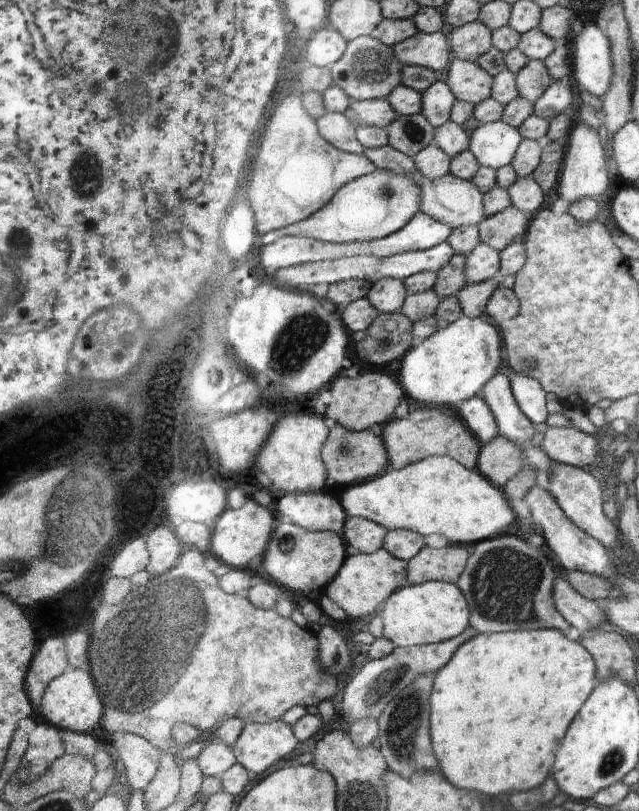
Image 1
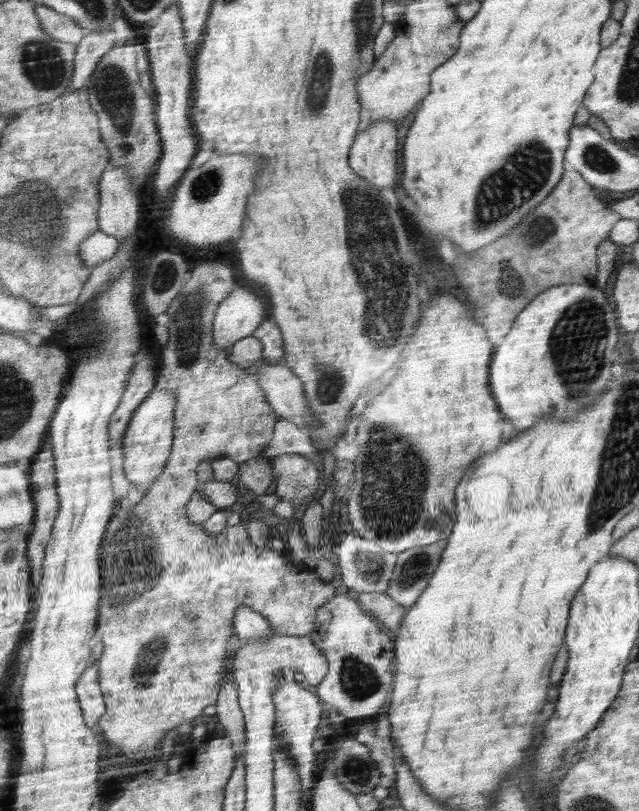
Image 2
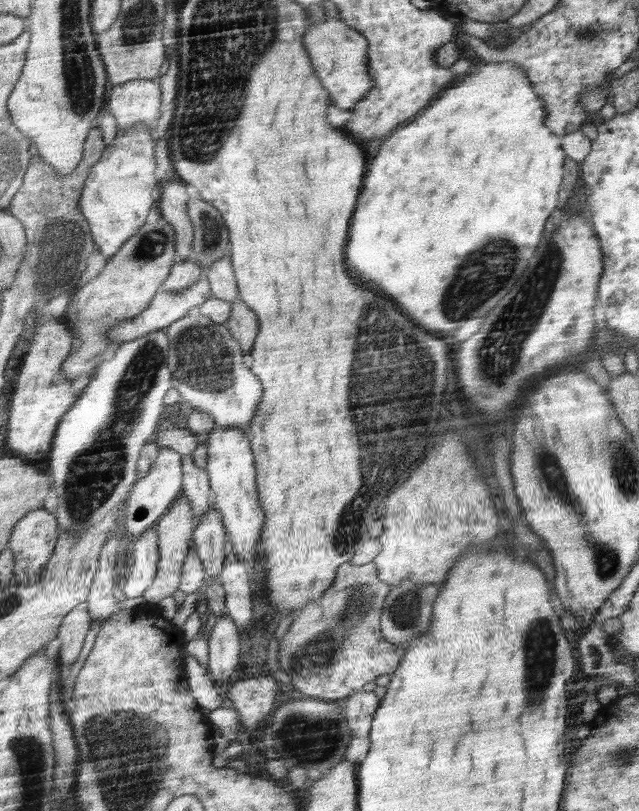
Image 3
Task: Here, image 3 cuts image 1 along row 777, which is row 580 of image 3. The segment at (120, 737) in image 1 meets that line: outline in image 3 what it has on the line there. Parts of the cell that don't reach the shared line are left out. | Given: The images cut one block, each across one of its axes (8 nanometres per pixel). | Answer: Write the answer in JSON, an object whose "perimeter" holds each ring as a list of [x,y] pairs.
{"perimeter":[[[156,528],[148,530],[140,539],[132,543],[135,563],[131,570],[123,574],[126,583],[124,594],[131,604],[141,602],[150,586],[155,584],[160,573],[162,554],[160,535]]]}

